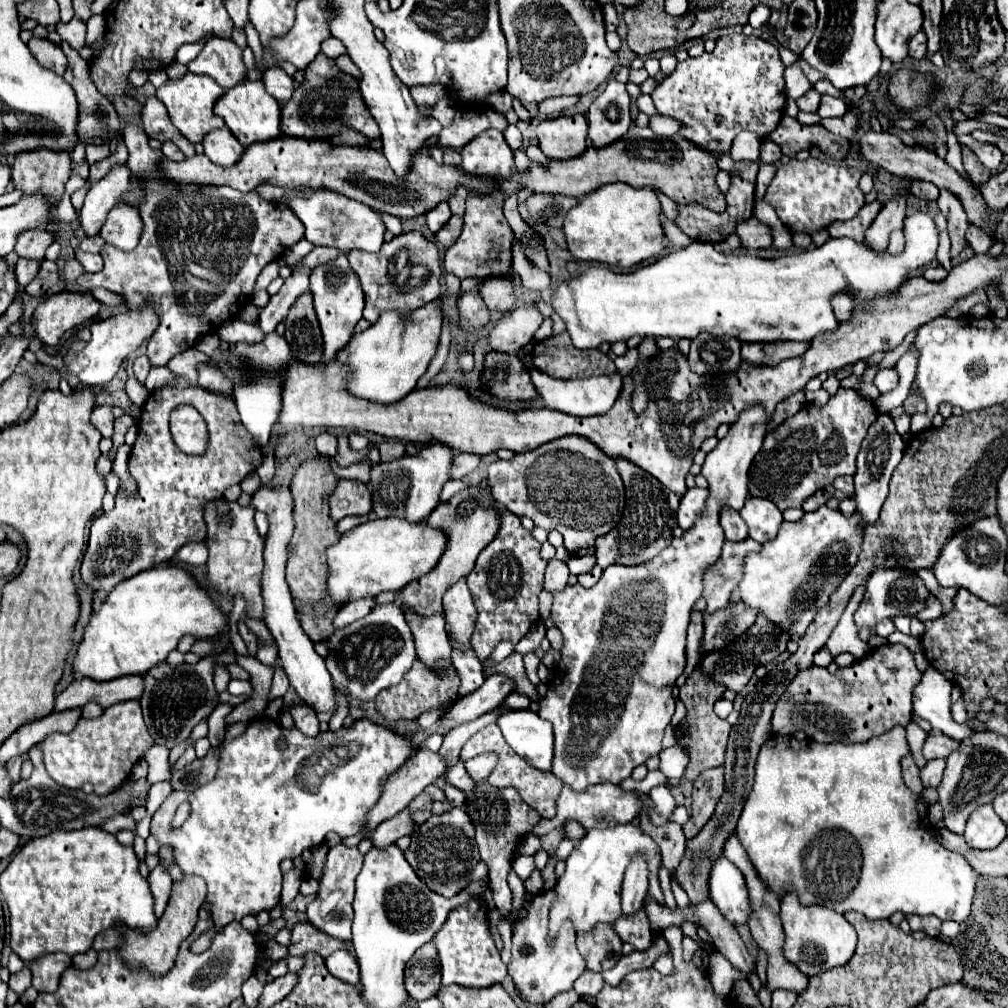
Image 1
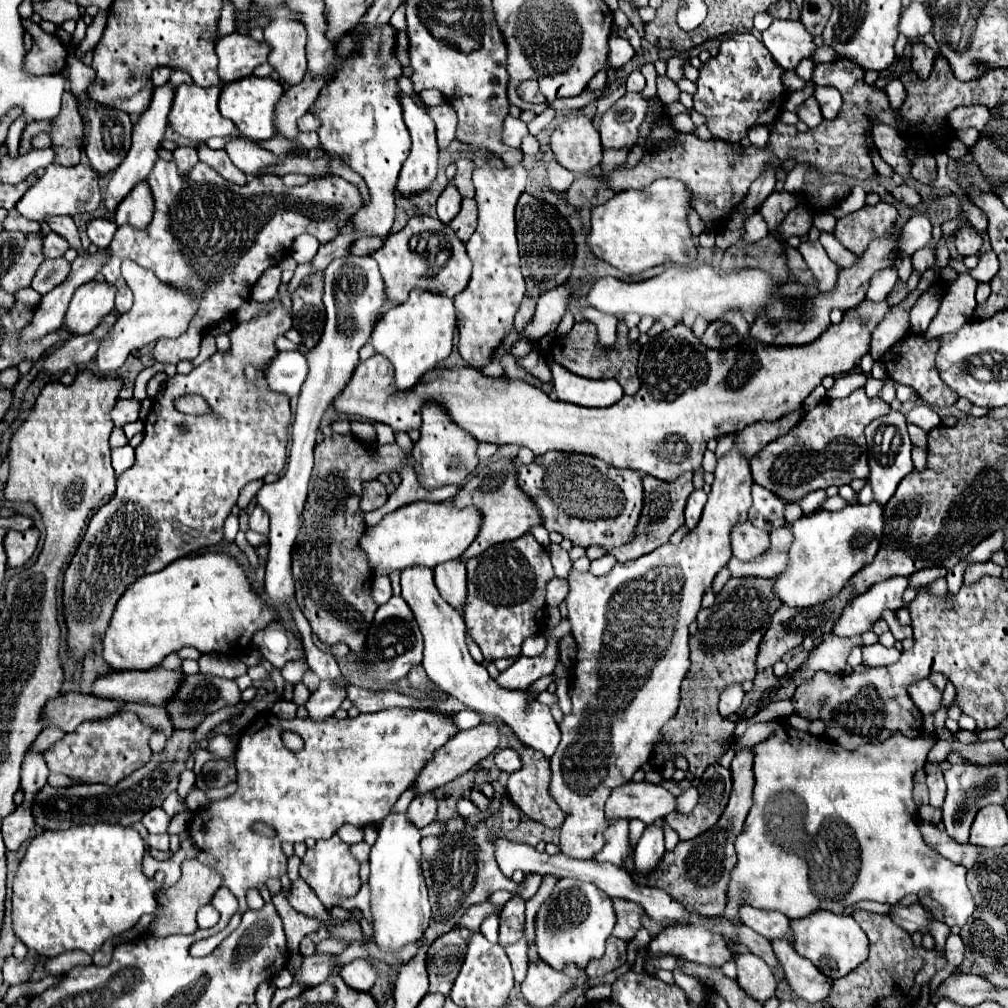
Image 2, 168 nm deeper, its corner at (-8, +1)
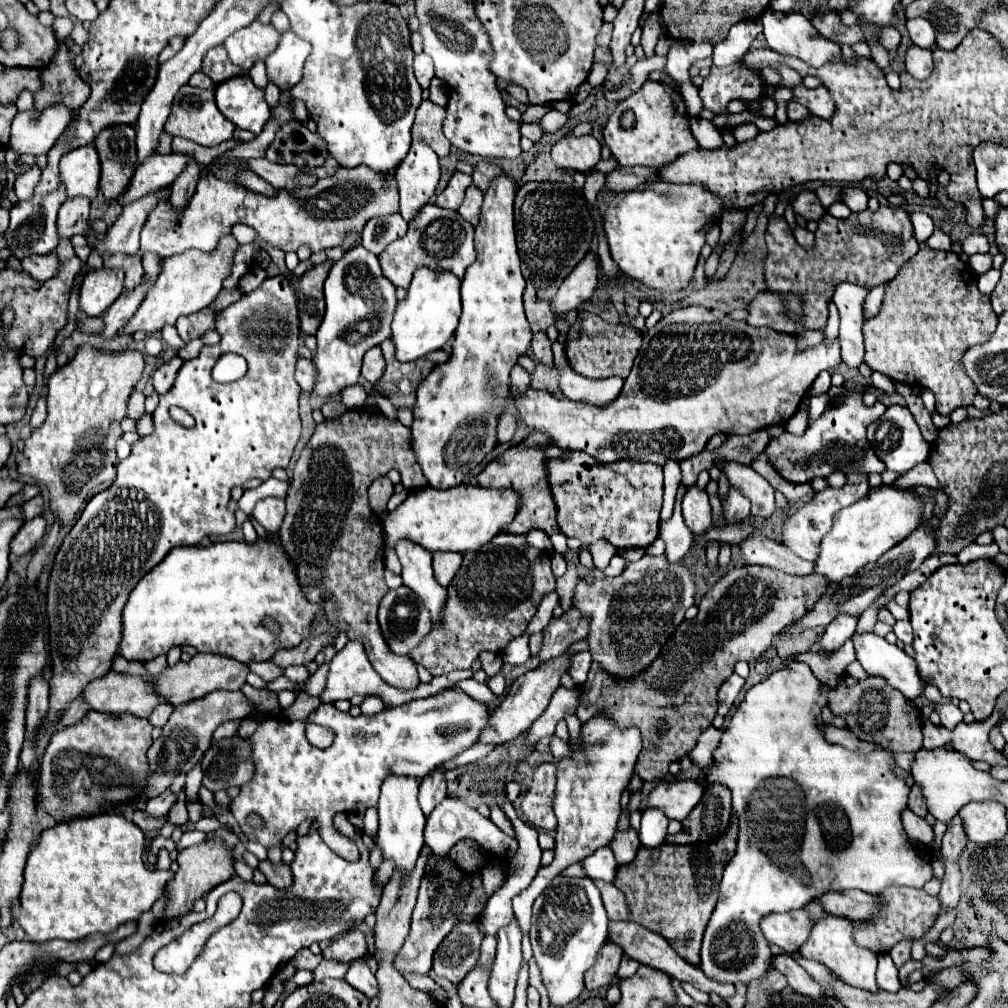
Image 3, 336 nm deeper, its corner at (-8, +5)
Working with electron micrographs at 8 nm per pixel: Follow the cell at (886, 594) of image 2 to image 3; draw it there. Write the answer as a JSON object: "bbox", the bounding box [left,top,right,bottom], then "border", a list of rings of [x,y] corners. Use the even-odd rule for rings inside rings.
{"bbox":[819,613,857,651],"border":[[[847,613],[835,617],[835,621],[831,621],[831,625],[827,625],[825,633],[819,637],[819,645],[825,649],[825,651],[837,651],[843,641],[847,641],[853,631],[857,627],[857,617],[851,617]]]}

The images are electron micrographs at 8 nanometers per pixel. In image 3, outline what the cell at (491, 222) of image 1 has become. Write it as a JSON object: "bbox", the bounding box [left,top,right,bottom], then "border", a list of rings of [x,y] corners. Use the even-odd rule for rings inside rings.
{"bbox":[411,177,531,487],"border":[[[497,177],[485,193],[481,221],[475,229],[477,261],[461,283],[463,313],[455,331],[453,351],[447,363],[437,365],[417,389],[411,423],[411,447],[431,487],[459,485],[497,445],[497,421],[511,407],[507,389],[513,389],[509,373],[517,357],[531,347],[531,327],[523,313],[525,279],[515,243],[513,223],[515,187],[511,177]]]}

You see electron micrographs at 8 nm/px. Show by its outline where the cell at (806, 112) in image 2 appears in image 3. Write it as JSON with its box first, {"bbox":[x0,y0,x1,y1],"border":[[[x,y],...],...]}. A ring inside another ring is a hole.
{"bbox":[787,99,809,123],"border":[[[791,99],[789,105],[787,105],[787,117],[789,117],[789,121],[799,123],[799,121],[803,121],[803,119],[809,117],[809,109],[805,105],[801,105],[801,103],[797,103],[797,101]]]}

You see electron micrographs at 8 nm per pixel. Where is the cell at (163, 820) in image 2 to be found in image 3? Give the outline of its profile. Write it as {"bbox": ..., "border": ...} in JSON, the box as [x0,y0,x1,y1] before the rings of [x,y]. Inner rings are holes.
{"bbox":[147,787,185,817],"border":[[[185,787],[181,793],[173,793],[171,789],[165,789],[163,793],[159,793],[157,797],[151,797],[151,801],[147,801],[147,809],[149,813],[157,815],[157,817],[163,817],[165,813],[169,813],[169,809],[179,801],[179,797],[185,793]]]}

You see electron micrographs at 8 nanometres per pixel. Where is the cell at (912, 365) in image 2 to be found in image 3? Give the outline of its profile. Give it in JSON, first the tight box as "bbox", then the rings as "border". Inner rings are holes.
{"bbox":[863,245,997,415],"border":[[[921,245],[919,253],[903,263],[903,269],[899,269],[899,277],[889,281],[879,315],[871,321],[865,321],[863,325],[865,363],[873,371],[879,371],[893,381],[931,389],[935,393],[937,411],[941,415],[949,415],[957,407],[973,405],[977,389],[975,383],[967,377],[961,365],[961,357],[969,347],[989,341],[997,325],[997,315],[991,309],[989,295],[983,295],[977,289],[973,277],[977,275],[971,273],[971,267],[963,263],[953,251],[935,251],[927,245]]]}

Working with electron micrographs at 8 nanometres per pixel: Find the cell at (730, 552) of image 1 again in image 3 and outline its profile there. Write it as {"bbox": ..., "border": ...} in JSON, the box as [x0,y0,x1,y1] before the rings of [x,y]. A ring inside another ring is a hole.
{"bbox":[781,473,869,561],"border":[[[851,473],[851,475],[847,475],[847,483],[841,489],[827,487],[827,489],[815,493],[803,507],[799,507],[783,523],[783,529],[781,529],[781,541],[783,541],[783,545],[787,545],[801,559],[813,561],[815,557],[819,557],[819,541],[825,537],[825,533],[833,525],[833,515],[837,511],[841,511],[843,507],[849,507],[855,501],[863,499],[867,493],[869,493],[869,481],[867,481],[867,475],[865,473]]]}

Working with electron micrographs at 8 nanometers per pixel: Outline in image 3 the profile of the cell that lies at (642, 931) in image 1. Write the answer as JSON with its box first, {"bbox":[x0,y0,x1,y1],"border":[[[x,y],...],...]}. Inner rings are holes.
{"bbox":[593,881,629,921],"border":[[[593,881],[593,883],[601,891],[601,899],[603,899],[607,917],[611,921],[627,921],[629,919],[629,909],[627,909],[627,903],[625,903],[623,893],[613,883],[611,885],[607,885],[603,881]]]}

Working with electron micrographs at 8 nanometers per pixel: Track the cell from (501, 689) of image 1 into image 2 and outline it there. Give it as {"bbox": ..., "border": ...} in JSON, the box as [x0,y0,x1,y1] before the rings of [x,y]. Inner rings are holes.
{"bbox":[495,639,559,691],"border":[[[549,639],[547,641],[547,649],[539,655],[539,657],[517,657],[517,661],[503,671],[495,681],[499,687],[503,689],[517,689],[517,691],[525,691],[533,681],[551,675],[557,663],[557,647],[559,643]]]}

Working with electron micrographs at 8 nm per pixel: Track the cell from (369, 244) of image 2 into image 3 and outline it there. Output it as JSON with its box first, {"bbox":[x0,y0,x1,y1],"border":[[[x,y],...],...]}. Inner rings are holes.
{"bbox":[361,213,407,255],"border":[[[399,213],[389,217],[373,217],[371,221],[367,221],[363,235],[361,235],[361,245],[365,249],[369,249],[371,253],[379,255],[389,243],[393,243],[395,239],[403,237],[407,233],[407,223],[403,221],[403,217]]]}

